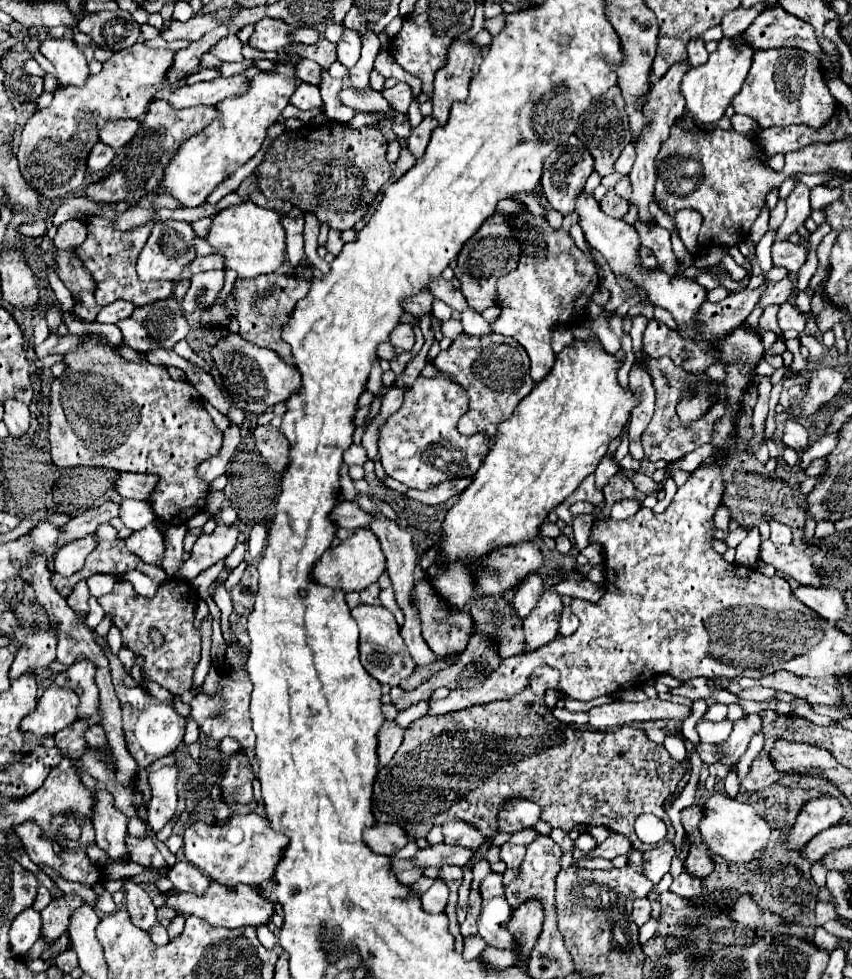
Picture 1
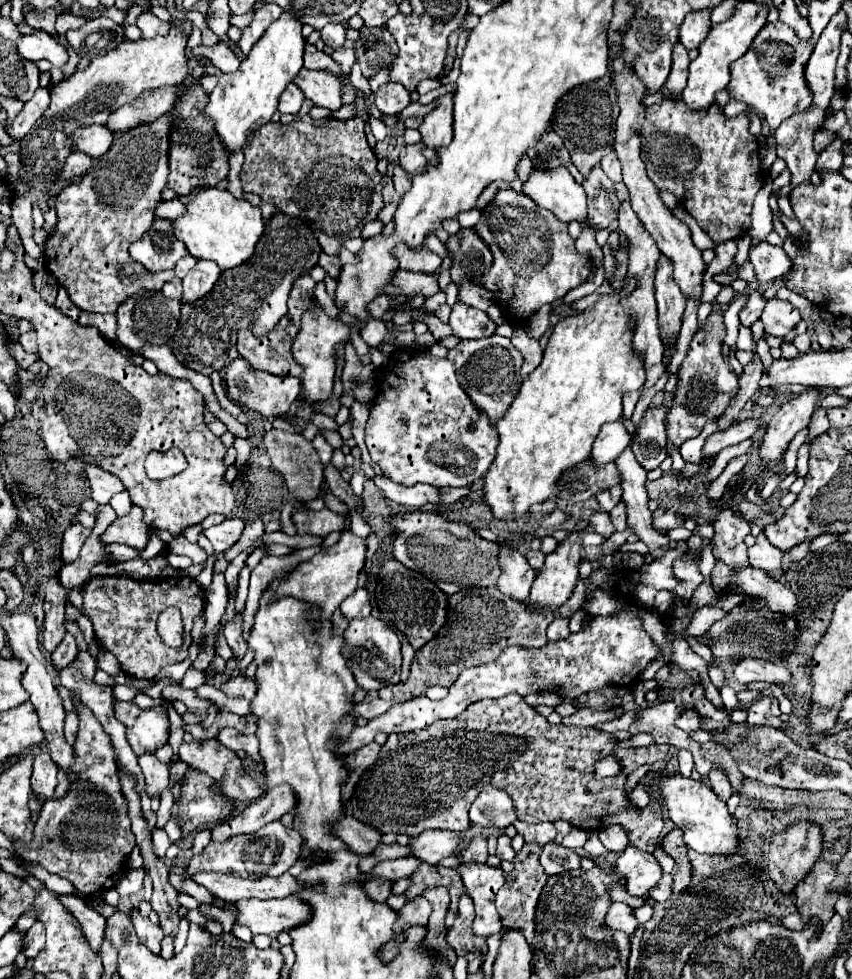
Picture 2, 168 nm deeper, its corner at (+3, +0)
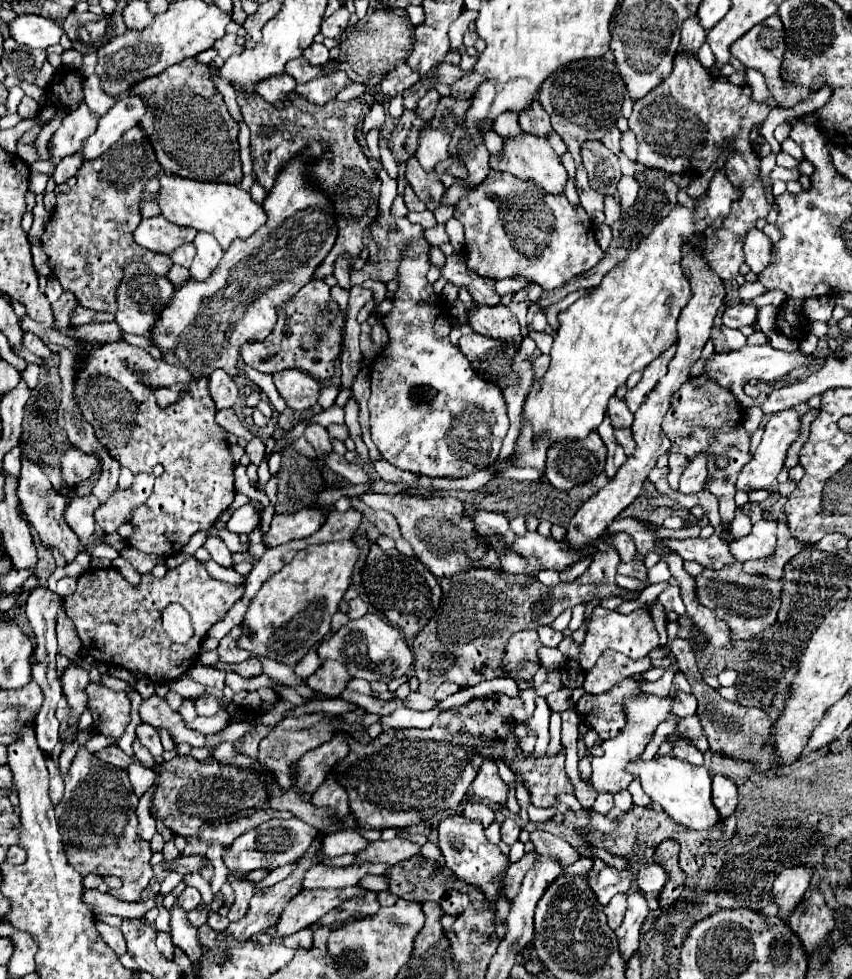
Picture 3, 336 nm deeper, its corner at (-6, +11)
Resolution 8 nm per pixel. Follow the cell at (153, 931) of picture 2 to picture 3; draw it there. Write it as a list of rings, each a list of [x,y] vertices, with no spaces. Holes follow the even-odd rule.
[[[157,931],[157,949],[167,957],[173,959],[173,943],[171,943],[171,935]]]

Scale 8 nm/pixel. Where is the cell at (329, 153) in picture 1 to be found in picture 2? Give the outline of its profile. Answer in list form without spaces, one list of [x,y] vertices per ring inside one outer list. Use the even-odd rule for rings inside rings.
[[[302,116],[290,124],[268,122],[252,132],[244,144],[244,156],[246,160],[240,172],[244,192],[258,194],[262,202],[270,202],[280,212],[306,222],[326,254],[336,256],[346,240],[358,238],[364,224],[376,220],[378,212],[384,206],[382,176],[376,170],[376,156],[366,142],[364,120],[360,116],[350,120],[338,120],[332,116],[312,120],[310,116]]]

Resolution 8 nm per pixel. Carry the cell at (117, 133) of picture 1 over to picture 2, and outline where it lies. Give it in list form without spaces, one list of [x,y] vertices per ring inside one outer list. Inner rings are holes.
[[[98,124],[78,128],[70,136],[70,140],[74,144],[74,150],[84,152],[90,158],[100,158],[104,152],[108,152],[108,148],[112,146],[112,138],[114,136],[108,132],[108,128],[102,128]]]

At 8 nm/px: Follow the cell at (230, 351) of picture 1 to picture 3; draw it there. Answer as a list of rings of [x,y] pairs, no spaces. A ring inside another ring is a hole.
[[[289,369],[273,375],[275,387],[287,405],[295,411],[305,411],[317,403],[319,383],[309,377],[309,373],[299,369]]]

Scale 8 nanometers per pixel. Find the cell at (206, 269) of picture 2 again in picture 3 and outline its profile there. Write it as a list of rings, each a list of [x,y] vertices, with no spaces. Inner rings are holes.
[[[197,233],[193,245],[197,247],[197,255],[189,267],[193,279],[197,281],[205,281],[205,277],[209,277],[209,273],[213,273],[213,269],[217,269],[221,257],[223,257],[223,249],[217,245],[215,237],[209,233]]]

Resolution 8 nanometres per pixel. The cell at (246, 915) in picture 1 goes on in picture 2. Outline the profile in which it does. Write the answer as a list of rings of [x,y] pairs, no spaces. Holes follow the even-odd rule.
[[[286,896],[280,900],[240,900],[236,908],[240,912],[236,922],[248,926],[252,934],[266,934],[272,940],[280,932],[302,926],[312,918],[310,904],[298,896]]]

